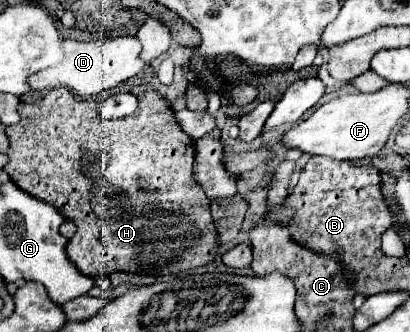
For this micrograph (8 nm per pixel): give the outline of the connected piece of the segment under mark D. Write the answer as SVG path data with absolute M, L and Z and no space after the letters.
M115 37L107 41L63 41L63 59L51 67L37 71L27 79L29 89L41 91L41 89L55 89L55 87L67 87L75 97L79 99L91 99L99 95L101 91L109 91L129 77L137 75L139 69L143 69L147 63L139 57L141 45L135 37Z

